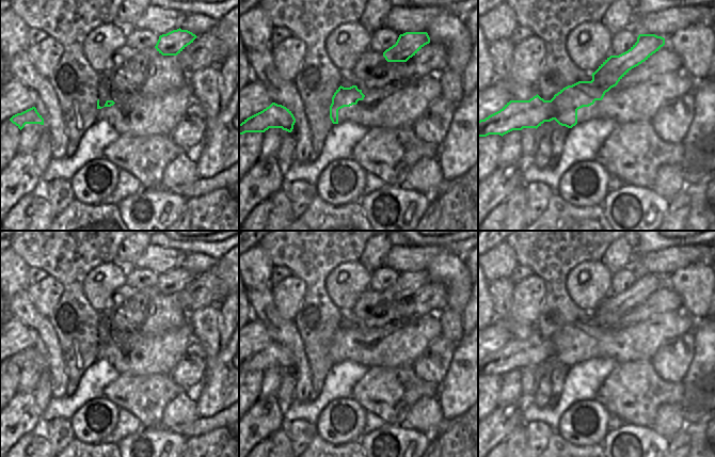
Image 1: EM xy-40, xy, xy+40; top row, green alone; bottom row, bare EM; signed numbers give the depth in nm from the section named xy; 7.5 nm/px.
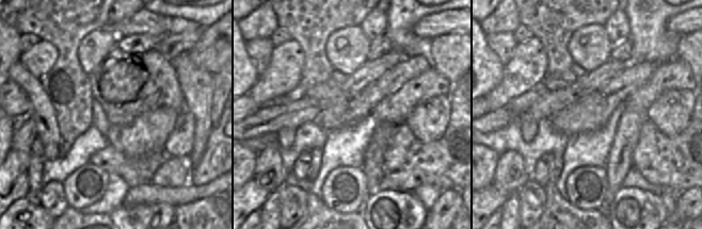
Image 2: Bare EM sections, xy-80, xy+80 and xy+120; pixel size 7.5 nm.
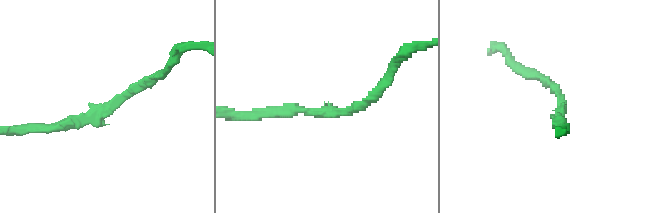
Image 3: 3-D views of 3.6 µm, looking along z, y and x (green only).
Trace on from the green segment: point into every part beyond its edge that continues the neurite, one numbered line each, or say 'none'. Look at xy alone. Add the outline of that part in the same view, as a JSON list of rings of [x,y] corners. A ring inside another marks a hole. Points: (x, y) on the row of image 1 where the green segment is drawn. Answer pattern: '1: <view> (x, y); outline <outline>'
none

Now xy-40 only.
none

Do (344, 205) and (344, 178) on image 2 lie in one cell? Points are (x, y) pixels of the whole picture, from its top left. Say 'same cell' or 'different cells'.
same cell

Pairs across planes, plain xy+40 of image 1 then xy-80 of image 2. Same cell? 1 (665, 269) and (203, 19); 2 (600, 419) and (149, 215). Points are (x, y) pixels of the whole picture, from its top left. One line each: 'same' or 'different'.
1: different
2: different

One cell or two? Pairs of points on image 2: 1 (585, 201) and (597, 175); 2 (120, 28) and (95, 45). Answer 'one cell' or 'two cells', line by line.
1: one cell
2: two cells

